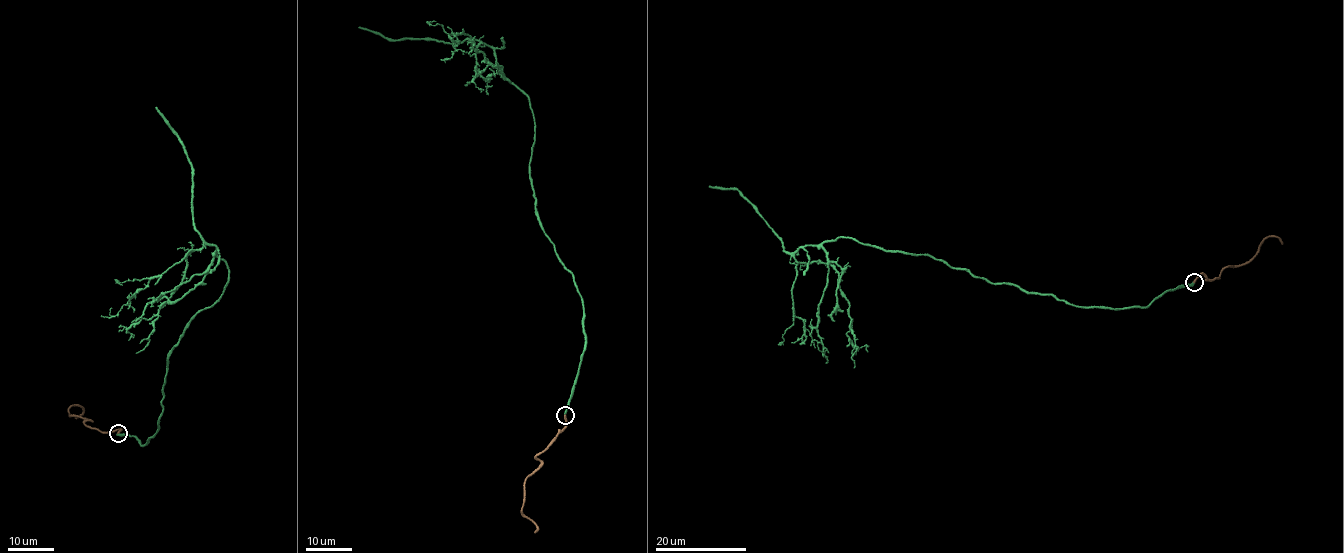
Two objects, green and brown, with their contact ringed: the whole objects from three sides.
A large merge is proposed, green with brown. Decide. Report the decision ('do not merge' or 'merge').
merge

